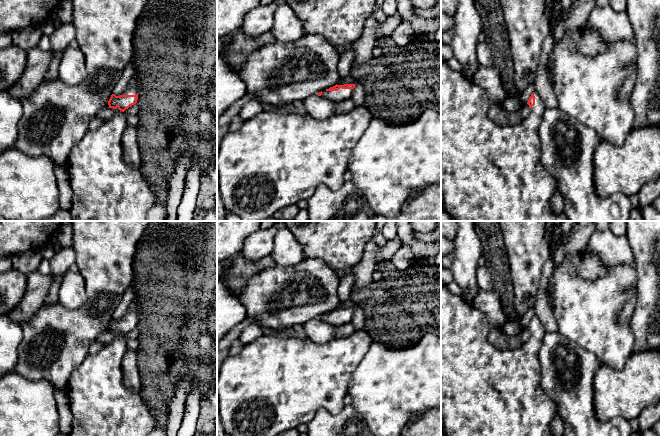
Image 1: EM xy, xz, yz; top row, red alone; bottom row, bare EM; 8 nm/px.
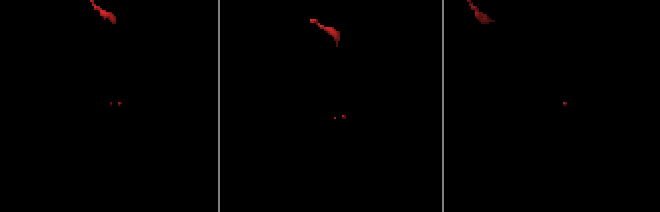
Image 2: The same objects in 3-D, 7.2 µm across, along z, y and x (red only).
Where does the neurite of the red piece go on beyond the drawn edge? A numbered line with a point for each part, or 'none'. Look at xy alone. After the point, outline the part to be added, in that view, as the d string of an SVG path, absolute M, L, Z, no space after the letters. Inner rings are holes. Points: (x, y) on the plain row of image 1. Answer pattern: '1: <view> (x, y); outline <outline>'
1: xy (131, 313); outline M132 301L123 319L135 319L137 318L137 316L138 316L137 305L134 303L134 301Z

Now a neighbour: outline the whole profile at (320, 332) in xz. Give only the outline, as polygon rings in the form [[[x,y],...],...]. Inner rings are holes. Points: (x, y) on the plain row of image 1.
[[[314,318],[304,325],[307,338],[317,344],[325,344],[336,339],[336,326],[330,325],[323,320]]]

